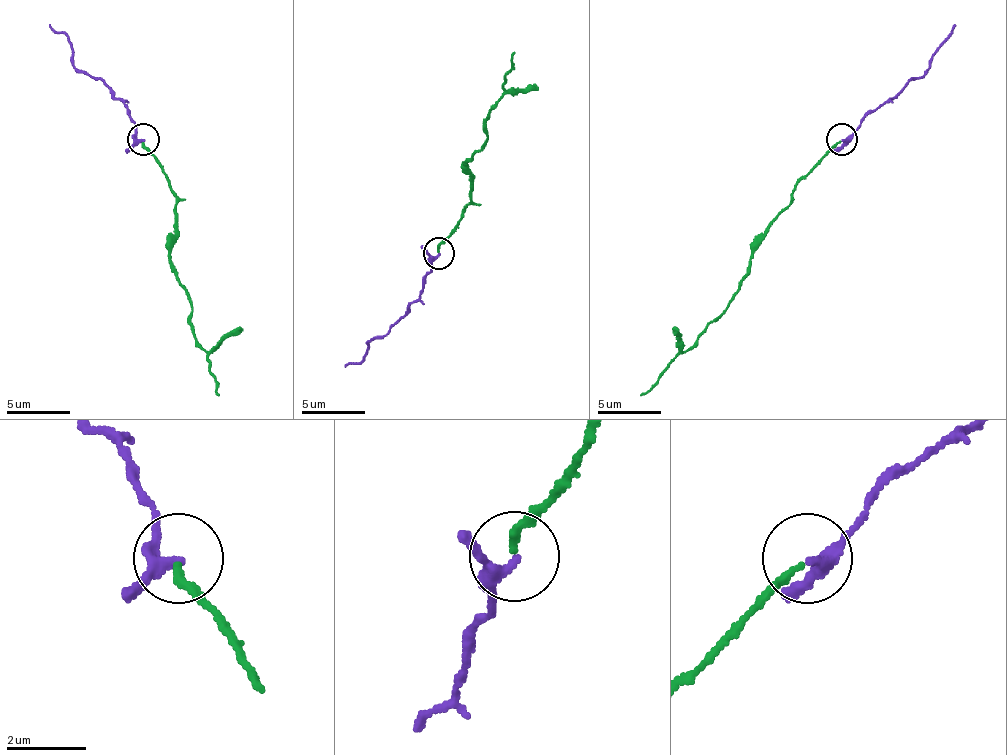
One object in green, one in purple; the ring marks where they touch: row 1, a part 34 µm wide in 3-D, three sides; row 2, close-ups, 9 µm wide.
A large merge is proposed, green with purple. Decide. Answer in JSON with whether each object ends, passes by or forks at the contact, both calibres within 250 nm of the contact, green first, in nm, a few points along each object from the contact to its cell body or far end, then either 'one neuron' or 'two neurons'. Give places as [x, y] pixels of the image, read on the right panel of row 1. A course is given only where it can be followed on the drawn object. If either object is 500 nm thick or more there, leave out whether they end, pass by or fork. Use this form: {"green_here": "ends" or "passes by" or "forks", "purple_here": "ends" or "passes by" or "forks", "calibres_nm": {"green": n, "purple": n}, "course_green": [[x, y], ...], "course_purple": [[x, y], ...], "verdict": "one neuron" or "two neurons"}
{"green_here": "ends", "purple_here": "passes by", "calibres_nm": {"green": 180, "purple": 240}, "course_green": [[841, 141], [790, 198], [752, 255], [749, 274], [724, 309], [641, 395]], "course_purple": [[841, 138], [920, 78], [955, 24]], "verdict": "one neuron"}

